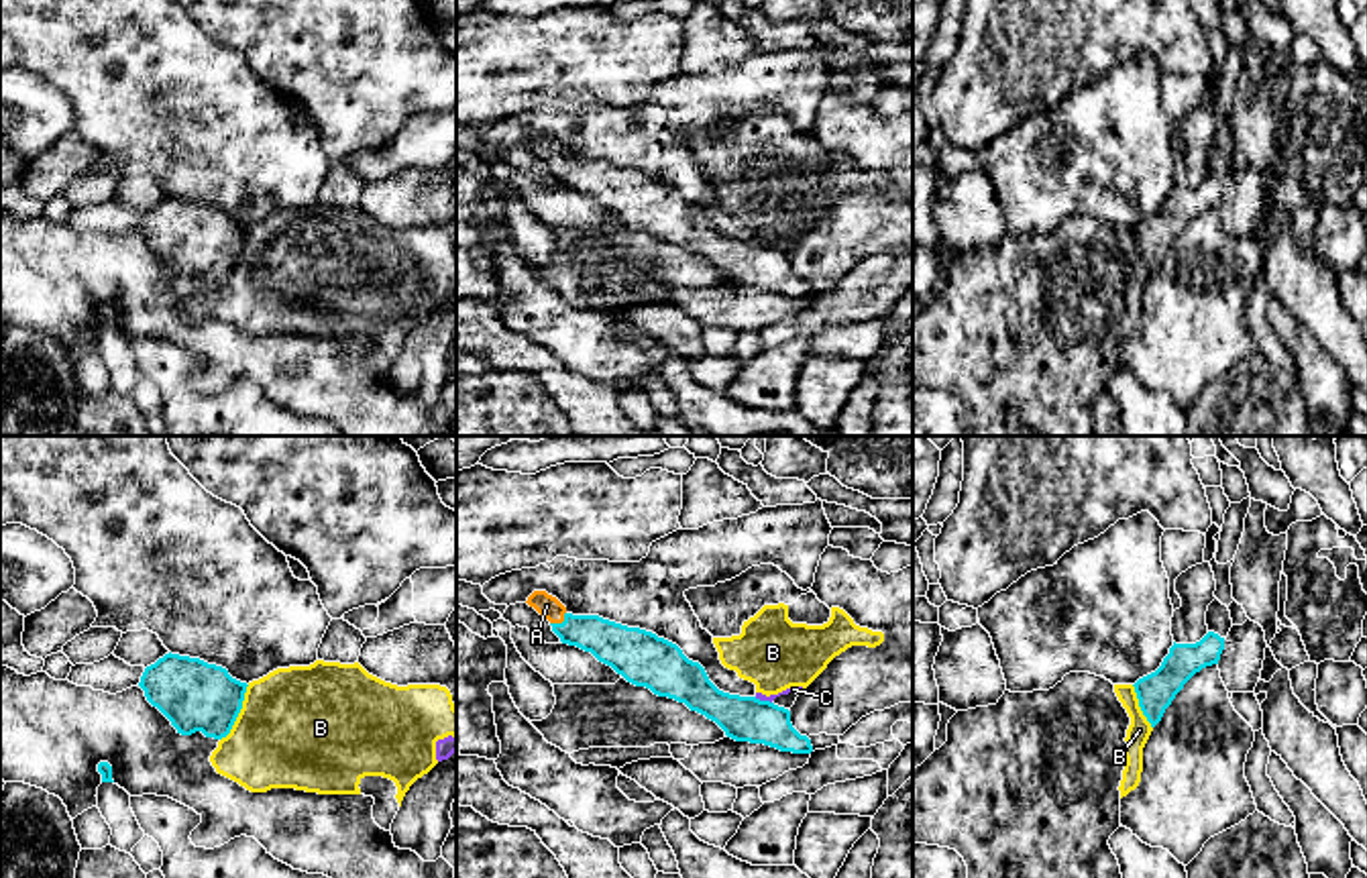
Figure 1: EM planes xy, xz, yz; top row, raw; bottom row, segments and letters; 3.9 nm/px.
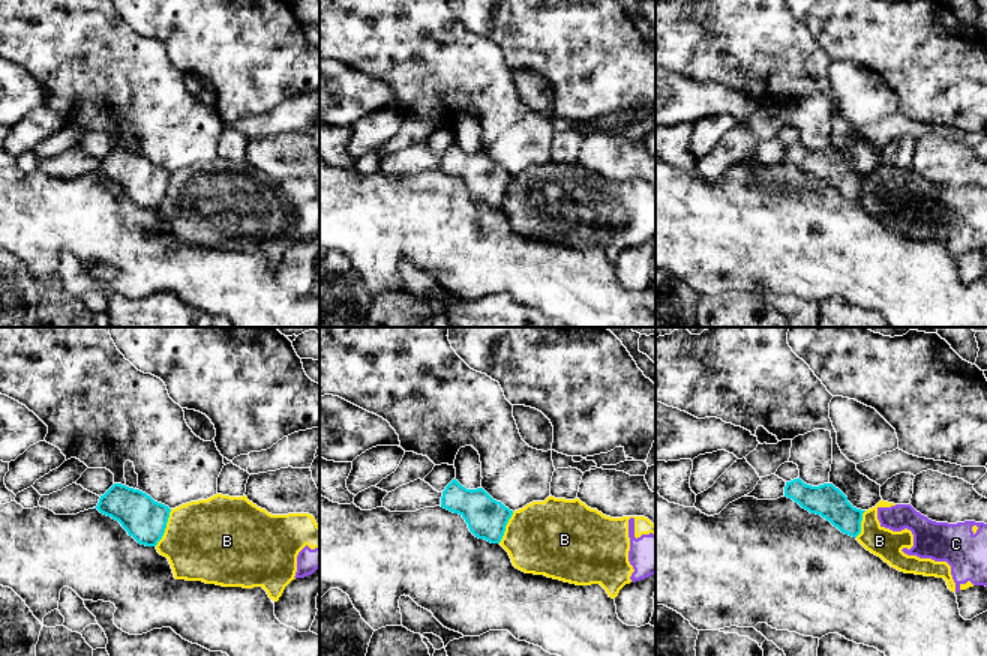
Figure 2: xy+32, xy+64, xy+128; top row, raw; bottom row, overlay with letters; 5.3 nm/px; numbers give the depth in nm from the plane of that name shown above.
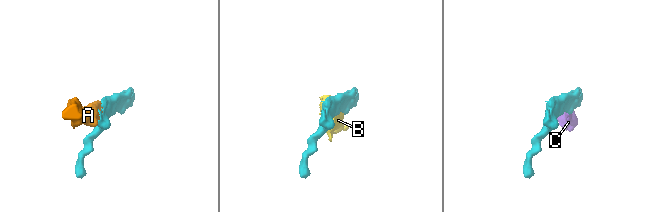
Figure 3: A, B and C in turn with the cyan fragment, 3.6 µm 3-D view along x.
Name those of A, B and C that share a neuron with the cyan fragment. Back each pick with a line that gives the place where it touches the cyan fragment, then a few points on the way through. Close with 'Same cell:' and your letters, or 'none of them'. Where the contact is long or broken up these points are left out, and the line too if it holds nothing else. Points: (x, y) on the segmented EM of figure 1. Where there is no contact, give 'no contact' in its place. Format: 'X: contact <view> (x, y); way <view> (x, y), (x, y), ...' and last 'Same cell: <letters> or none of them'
A: contact xz (563, 622); way xz (614, 644), (571, 630), (563, 622), (547, 606)
Same cell: A

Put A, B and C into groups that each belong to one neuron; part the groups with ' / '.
A / B C

